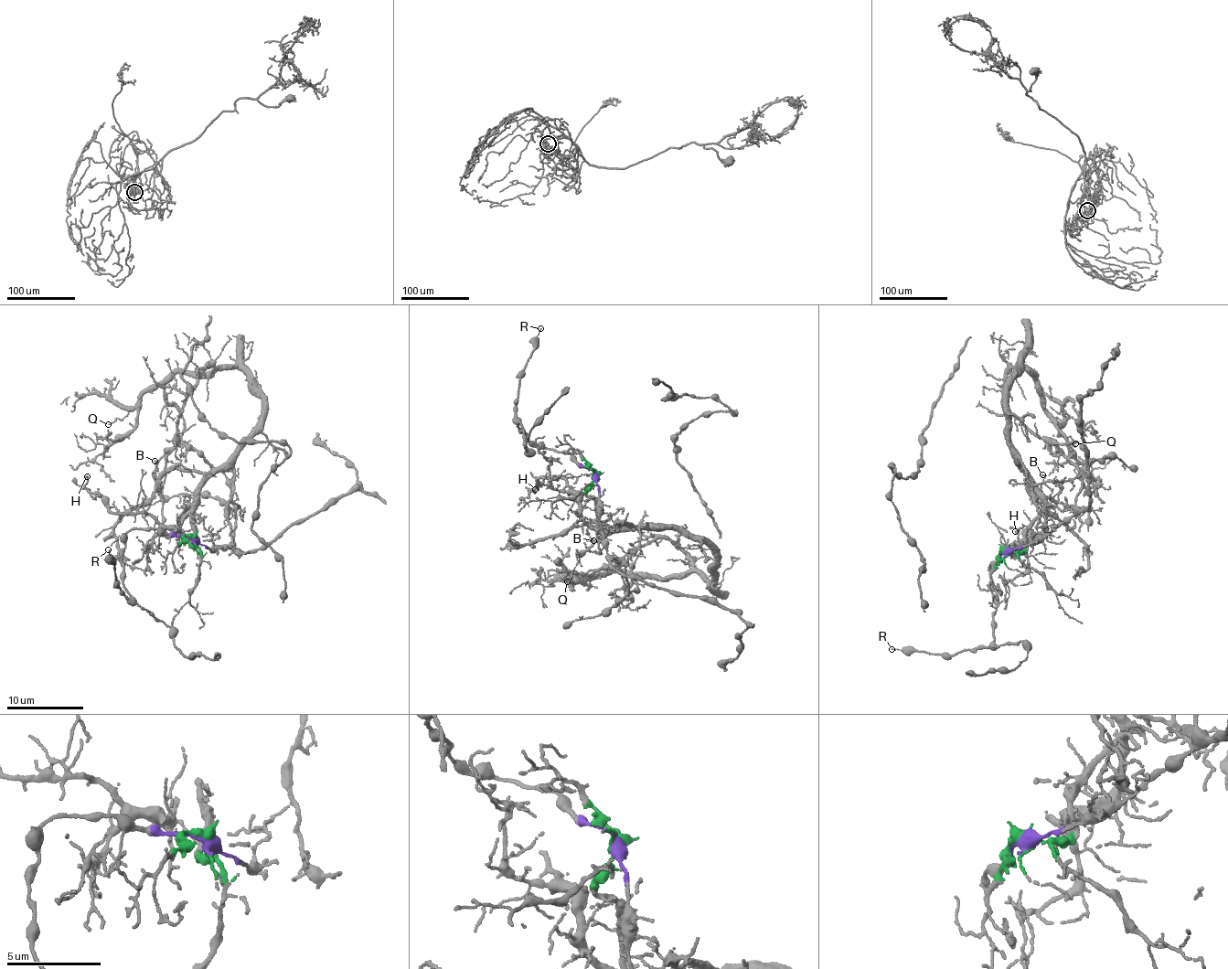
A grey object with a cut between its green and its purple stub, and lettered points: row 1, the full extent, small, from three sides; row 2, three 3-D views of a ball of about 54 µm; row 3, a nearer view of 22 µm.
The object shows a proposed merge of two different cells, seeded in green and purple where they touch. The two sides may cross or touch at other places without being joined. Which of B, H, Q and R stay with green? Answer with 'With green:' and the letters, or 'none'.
With green: B, H, Q

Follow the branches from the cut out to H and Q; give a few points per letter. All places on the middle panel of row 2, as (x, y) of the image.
H: (593, 474), (587, 494), (599, 505), (596, 527), (561, 478), (539, 478), (528, 489), (534, 489)
Q: (593, 474), (587, 494), (603, 532), (652, 527), (700, 540), (718, 569), (710, 580), (611, 571), (566, 581)

